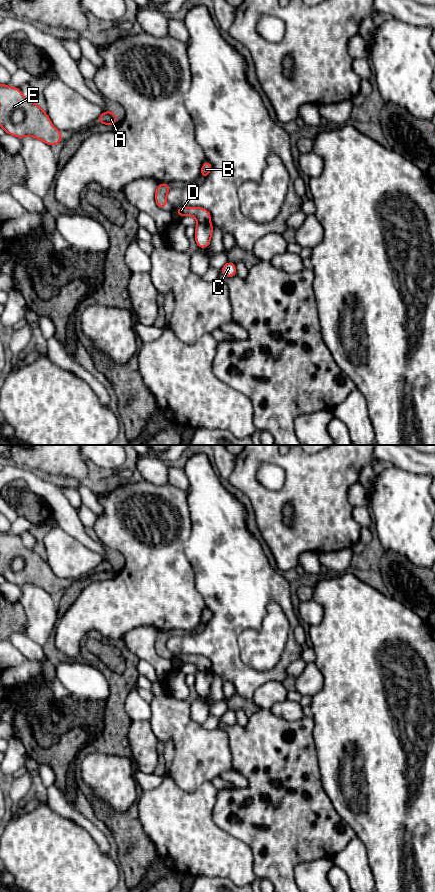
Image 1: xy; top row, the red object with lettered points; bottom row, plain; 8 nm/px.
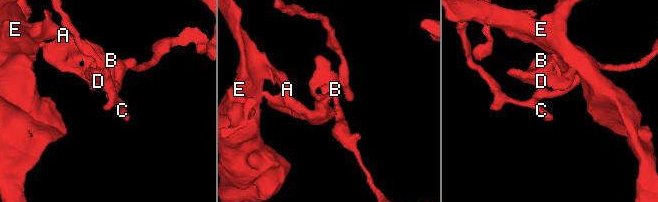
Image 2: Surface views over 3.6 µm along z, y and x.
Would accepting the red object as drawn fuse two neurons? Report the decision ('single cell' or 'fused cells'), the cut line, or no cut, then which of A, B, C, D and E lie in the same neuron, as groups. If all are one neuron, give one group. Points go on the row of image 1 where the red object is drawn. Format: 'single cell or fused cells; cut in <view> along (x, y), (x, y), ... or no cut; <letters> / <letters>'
fused cells; cut in xy along (209, 221), (198, 223); A B D E / C

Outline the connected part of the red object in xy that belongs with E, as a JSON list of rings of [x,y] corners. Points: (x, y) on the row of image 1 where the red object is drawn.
[[[0,84],[0,126],[9,135],[18,137],[35,137],[49,146],[60,144],[62,141],[61,131],[56,129],[46,112],[44,112],[36,102],[28,101],[22,94],[20,88],[9,87]]]

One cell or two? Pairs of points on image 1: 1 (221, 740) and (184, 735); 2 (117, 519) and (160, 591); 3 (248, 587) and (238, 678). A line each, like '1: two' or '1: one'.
1: one
2: one
3: one

